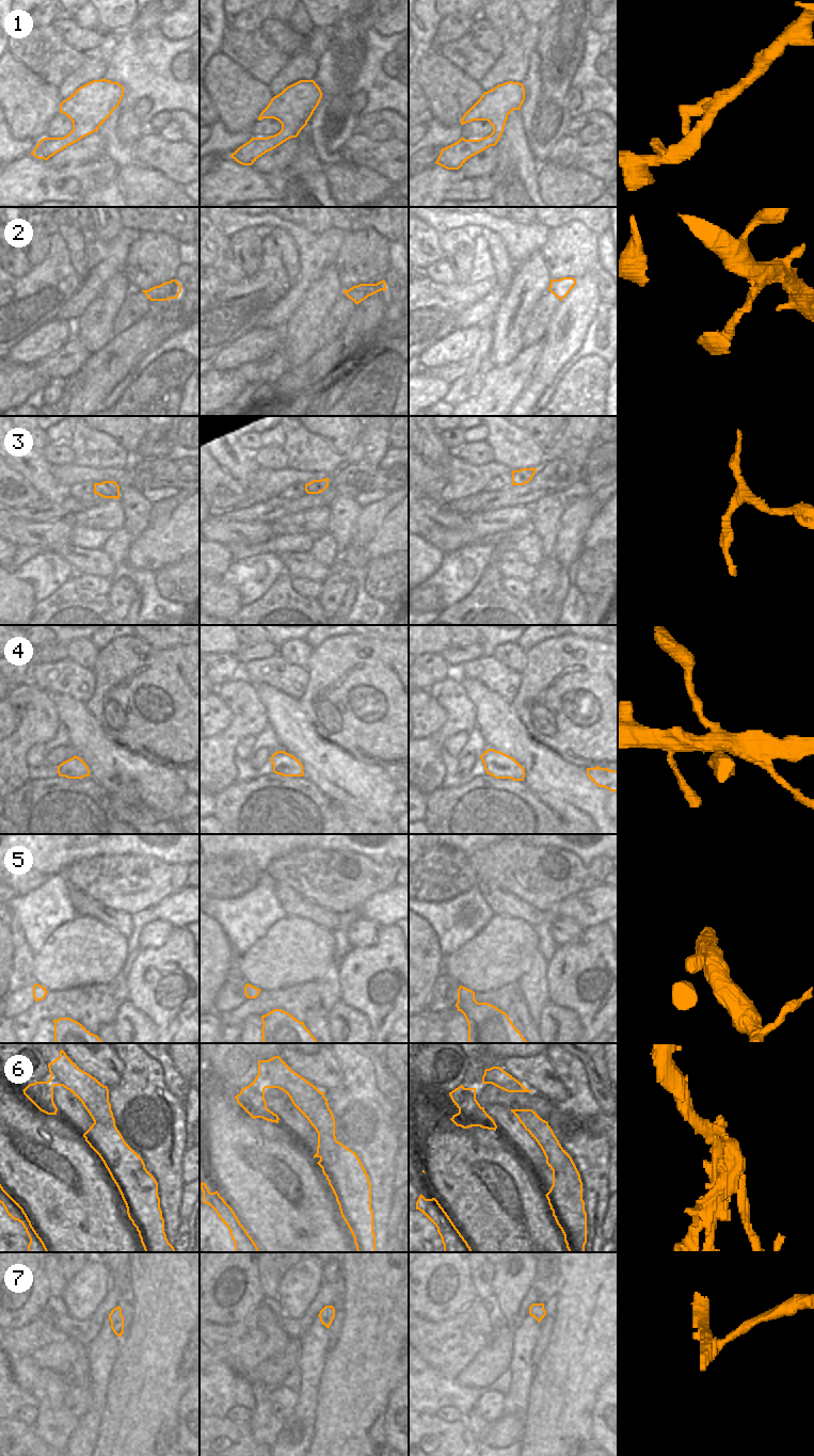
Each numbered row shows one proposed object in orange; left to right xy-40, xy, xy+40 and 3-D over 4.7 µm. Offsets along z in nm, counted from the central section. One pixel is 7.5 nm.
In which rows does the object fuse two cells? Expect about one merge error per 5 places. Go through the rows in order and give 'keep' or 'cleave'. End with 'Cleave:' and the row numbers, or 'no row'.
1: keep
2: keep
3: keep
4: keep
5: keep
6: cleave
7: keep
Cleave: 6

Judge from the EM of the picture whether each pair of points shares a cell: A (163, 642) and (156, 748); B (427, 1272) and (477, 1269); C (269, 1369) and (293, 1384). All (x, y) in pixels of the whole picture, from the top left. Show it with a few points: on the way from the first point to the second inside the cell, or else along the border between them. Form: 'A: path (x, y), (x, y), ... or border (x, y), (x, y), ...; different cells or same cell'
A: border (141, 638), (159, 650), (188, 645); different cells
B: border (468, 1263), (468, 1272), (476, 1294); different cells
C: border (296, 1369), (280, 1385); different cells

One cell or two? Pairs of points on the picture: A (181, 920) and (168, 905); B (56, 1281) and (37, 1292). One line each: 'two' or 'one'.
A: one
B: two

